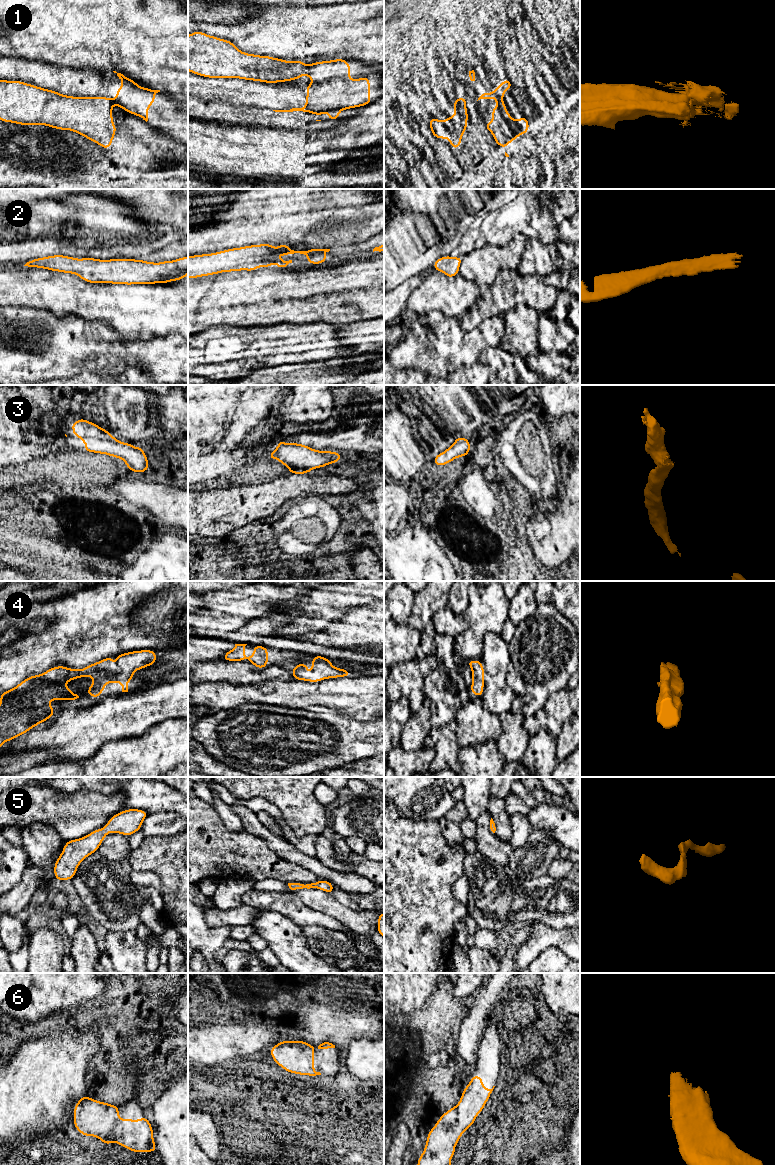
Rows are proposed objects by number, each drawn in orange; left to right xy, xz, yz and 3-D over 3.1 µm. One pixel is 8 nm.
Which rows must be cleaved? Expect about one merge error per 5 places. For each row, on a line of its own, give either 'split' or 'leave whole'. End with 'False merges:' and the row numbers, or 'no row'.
1: split
2: leave whole
3: leave whole
4: leave whole
5: leave whole
6: leave whole
False merges: 1

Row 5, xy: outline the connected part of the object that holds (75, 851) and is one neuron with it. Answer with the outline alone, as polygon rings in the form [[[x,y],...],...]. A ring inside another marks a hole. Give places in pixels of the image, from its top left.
[[[127,809],[113,815],[109,819],[109,821],[107,822],[104,828],[92,831],[91,833],[89,833],[88,835],[82,838],[66,841],[66,844],[62,850],[62,853],[60,854],[60,856],[58,857],[54,865],[53,870],[54,870],[55,879],[61,880],[61,881],[72,880],[72,878],[76,874],[79,864],[86,857],[98,851],[99,846],[101,845],[105,836],[109,832],[120,833],[126,837],[129,837],[131,834],[137,831],[140,831],[141,825],[148,814],[149,814],[148,812],[140,809]]]

